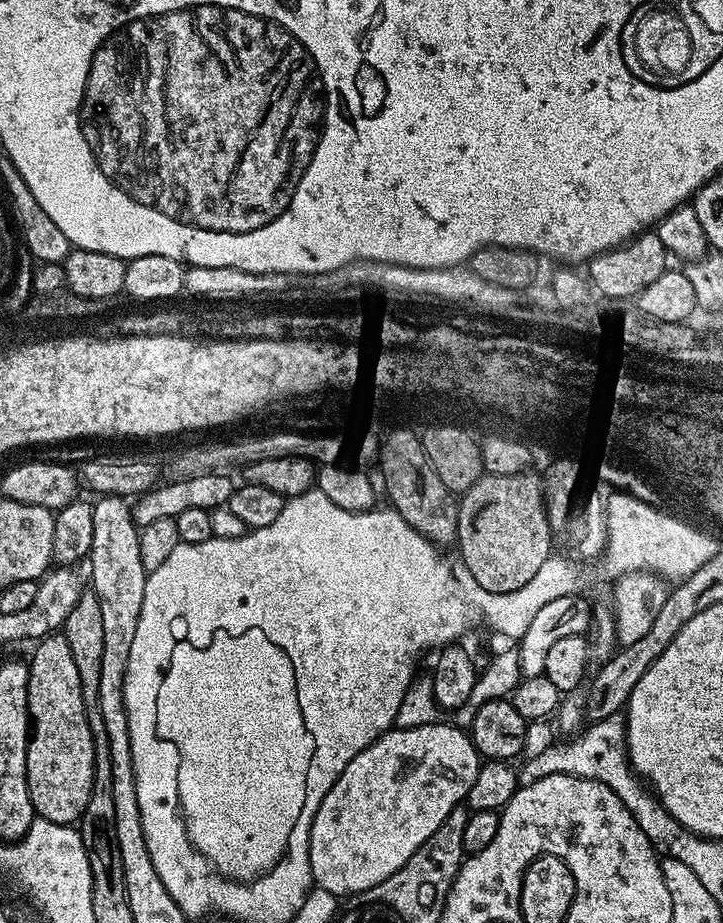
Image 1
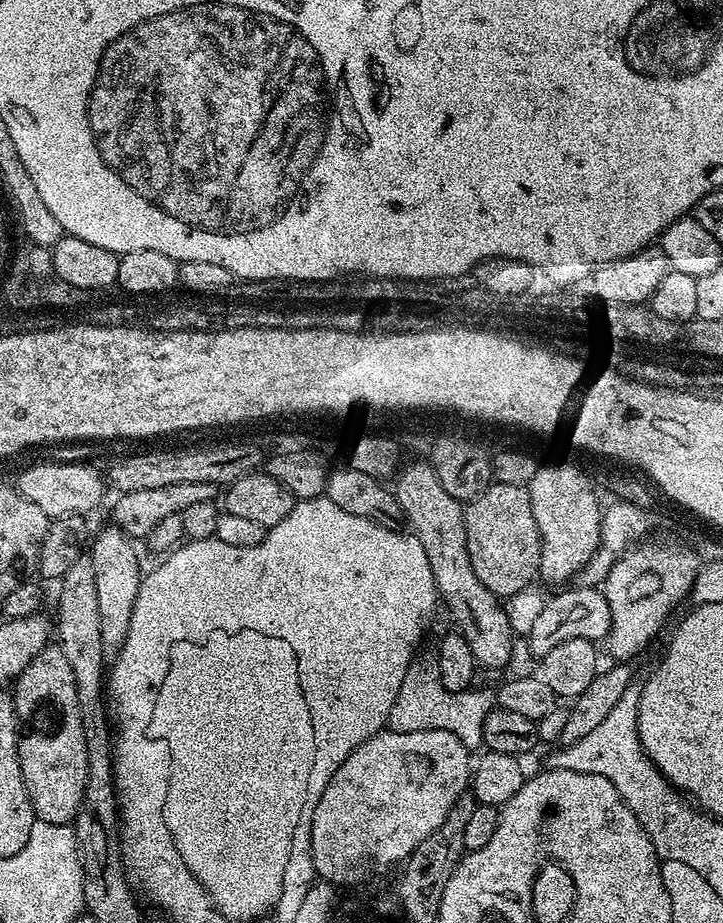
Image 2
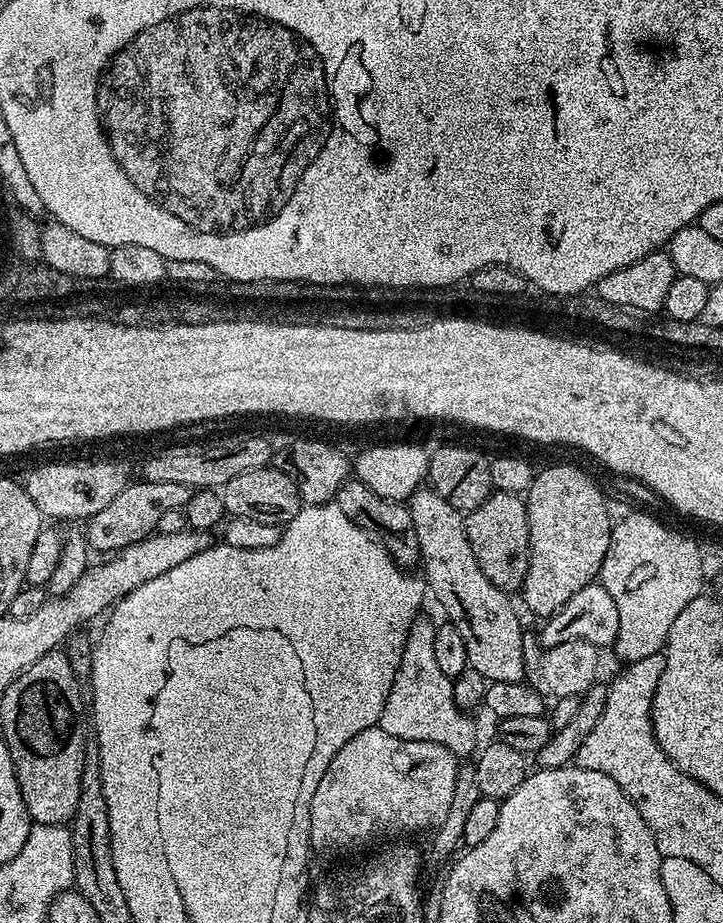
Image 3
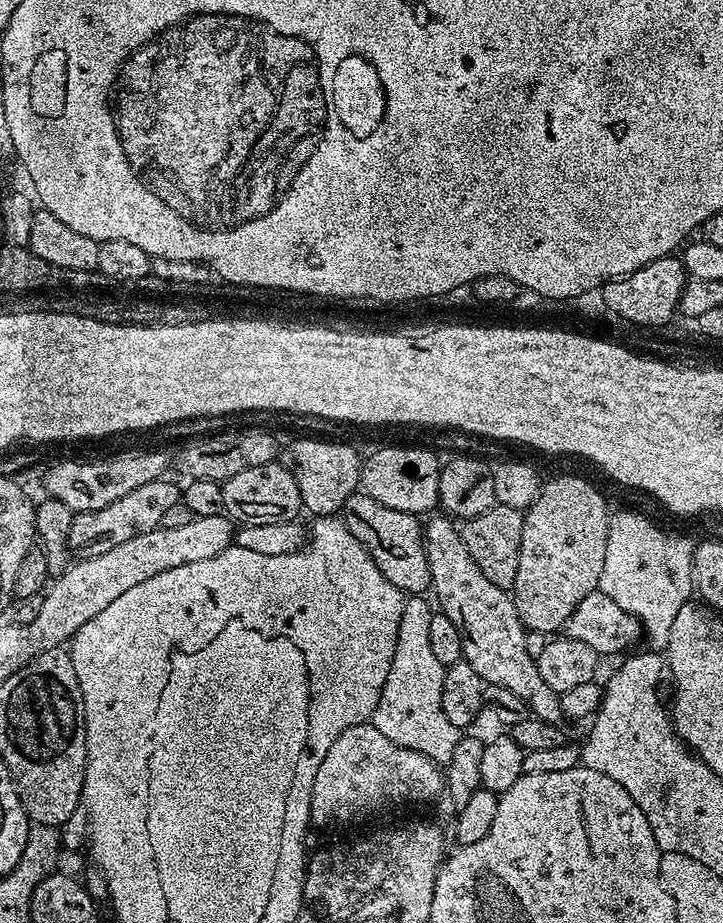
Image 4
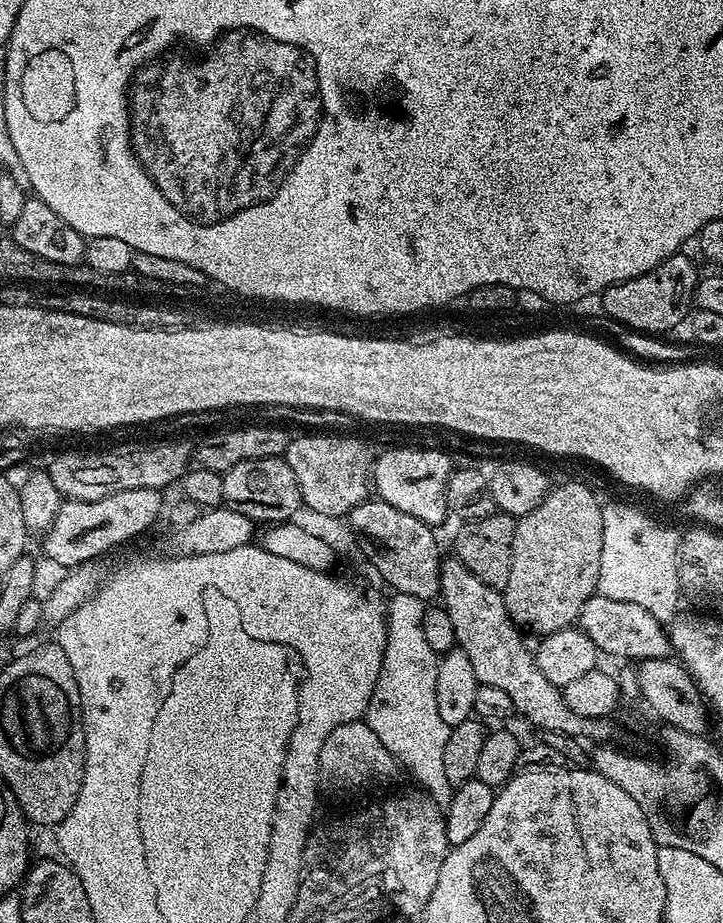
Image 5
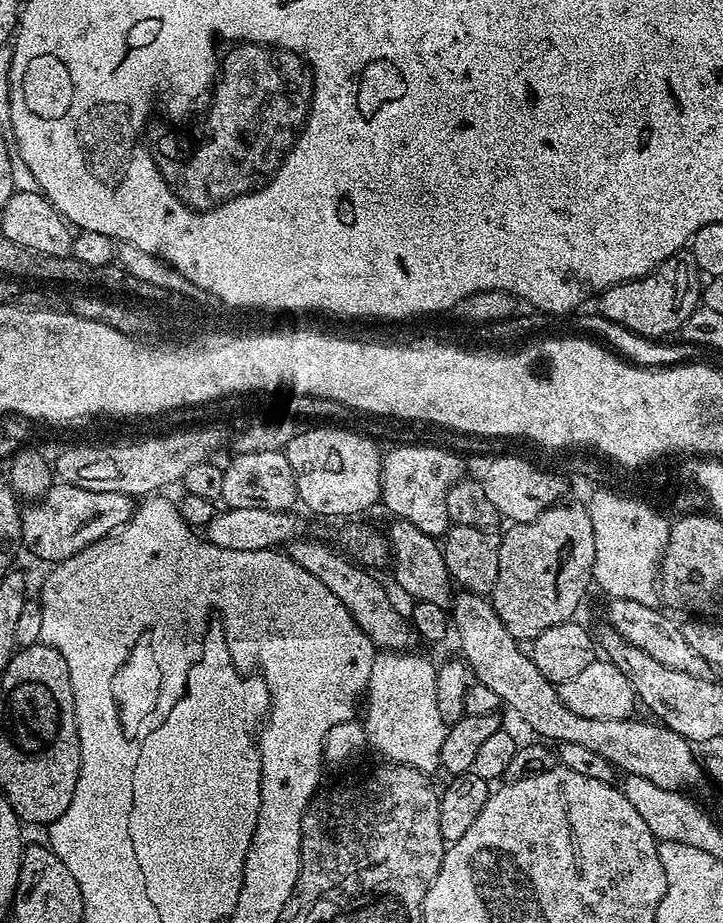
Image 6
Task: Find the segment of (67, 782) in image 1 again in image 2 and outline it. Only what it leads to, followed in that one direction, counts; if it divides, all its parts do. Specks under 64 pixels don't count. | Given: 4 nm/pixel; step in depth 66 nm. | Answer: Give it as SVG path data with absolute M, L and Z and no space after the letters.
M49 646L41 650L30 662L30 666L26 666L26 670L22 670L22 674L16 677L11 693L16 718L20 723L18 762L22 766L22 778L26 782L26 794L30 798L32 809L36 812L36 819L42 822L71 825L76 819L76 813L80 811L80 803L86 790L86 770L88 769L88 763L86 762L86 734L82 734L82 714L78 714L78 690L74 686L74 670L70 670L70 665L66 662L65 656L62 655L60 647Z

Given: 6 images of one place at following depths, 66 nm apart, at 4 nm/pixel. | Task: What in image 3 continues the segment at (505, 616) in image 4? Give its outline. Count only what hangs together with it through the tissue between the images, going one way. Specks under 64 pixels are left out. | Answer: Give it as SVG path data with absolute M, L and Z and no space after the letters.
M422 486L410 497L414 534L420 547L419 563L424 564L424 576L427 587L436 595L438 603L444 607L447 619L458 626L462 639L466 641L466 658L468 667L478 670L488 682L518 682L524 680L526 667L523 660L523 634L516 617L516 608L511 604L509 593L503 592L486 574L482 574L482 566L478 566L478 558L474 558L474 550L470 550L470 538L466 538L464 525L465 513L460 512L432 486Z

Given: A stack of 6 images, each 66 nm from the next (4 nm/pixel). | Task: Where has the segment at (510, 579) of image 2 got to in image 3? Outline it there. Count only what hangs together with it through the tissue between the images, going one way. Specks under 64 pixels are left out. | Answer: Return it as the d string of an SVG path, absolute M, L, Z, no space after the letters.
M493 491L477 509L464 518L470 550L482 566L482 574L503 592L512 594L523 589L528 569L528 506L515 492Z

